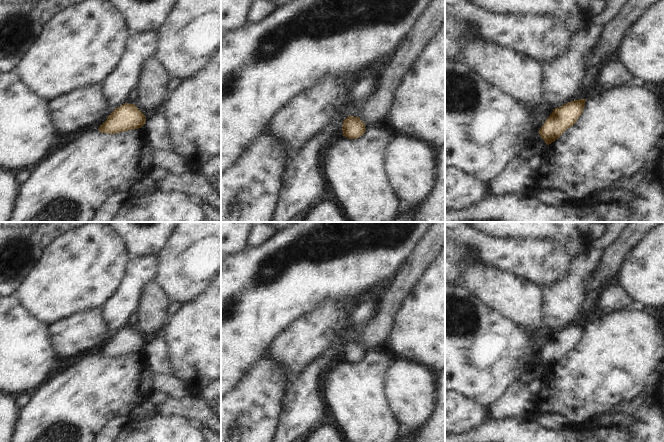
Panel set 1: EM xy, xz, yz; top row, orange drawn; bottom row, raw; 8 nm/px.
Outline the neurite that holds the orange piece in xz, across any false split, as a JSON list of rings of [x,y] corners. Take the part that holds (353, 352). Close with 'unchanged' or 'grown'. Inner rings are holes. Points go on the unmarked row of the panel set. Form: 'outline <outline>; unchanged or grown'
outline [[[348,340],[343,345],[343,360],[349,363],[357,363],[365,357],[365,350],[366,349],[360,344],[359,341]]]; unchanged

